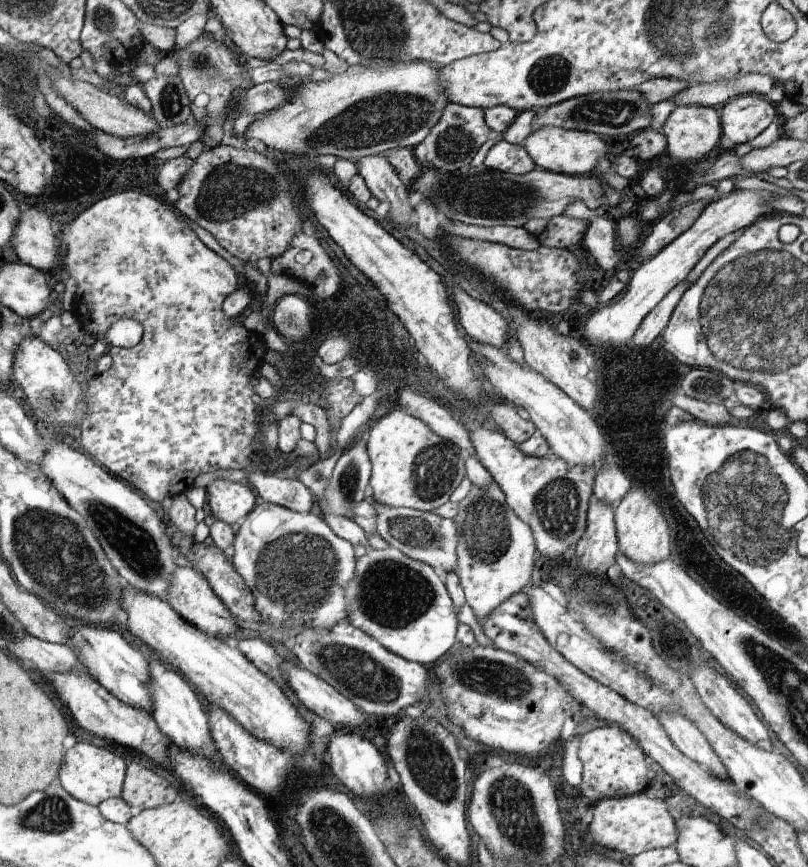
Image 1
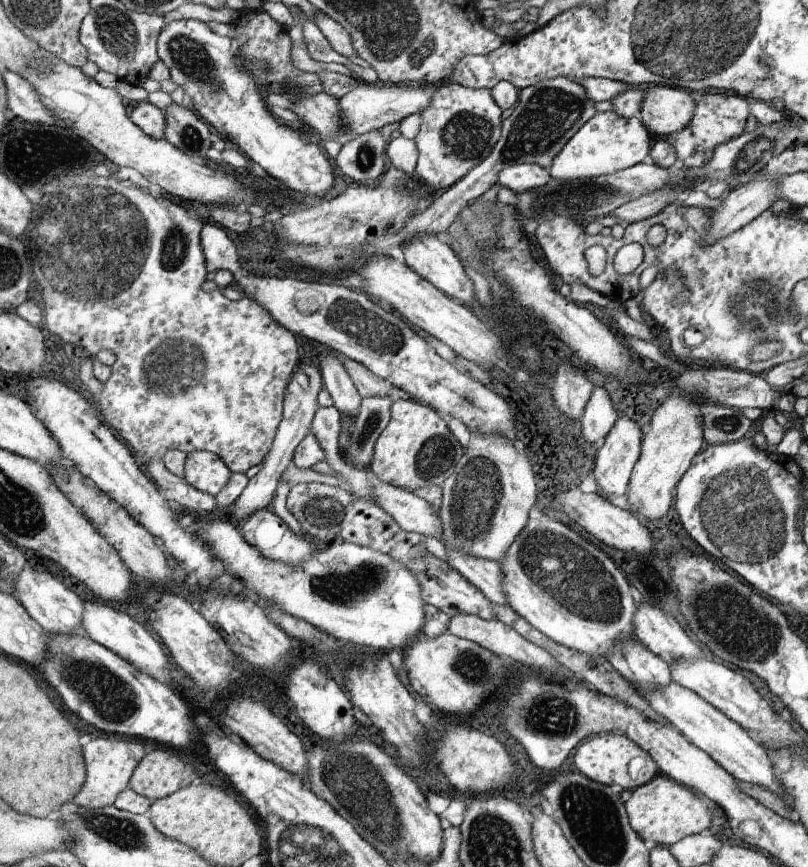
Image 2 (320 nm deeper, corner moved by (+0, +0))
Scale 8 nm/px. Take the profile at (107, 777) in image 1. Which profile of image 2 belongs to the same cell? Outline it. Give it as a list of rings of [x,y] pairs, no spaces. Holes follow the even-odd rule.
[[[116,736],[109,738],[94,738],[85,745],[85,757],[87,762],[87,780],[80,793],[73,798],[78,806],[87,809],[103,809],[104,806],[114,804],[118,796],[124,792],[128,782],[138,765],[144,760],[146,752],[140,742],[132,740],[120,740],[116,742]]]

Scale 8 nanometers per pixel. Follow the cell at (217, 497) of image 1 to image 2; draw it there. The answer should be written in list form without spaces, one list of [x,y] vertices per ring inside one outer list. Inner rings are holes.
[[[198,450],[187,455],[184,479],[200,492],[212,496],[220,494],[220,490],[224,490],[230,482],[232,473],[224,460],[212,452]]]

